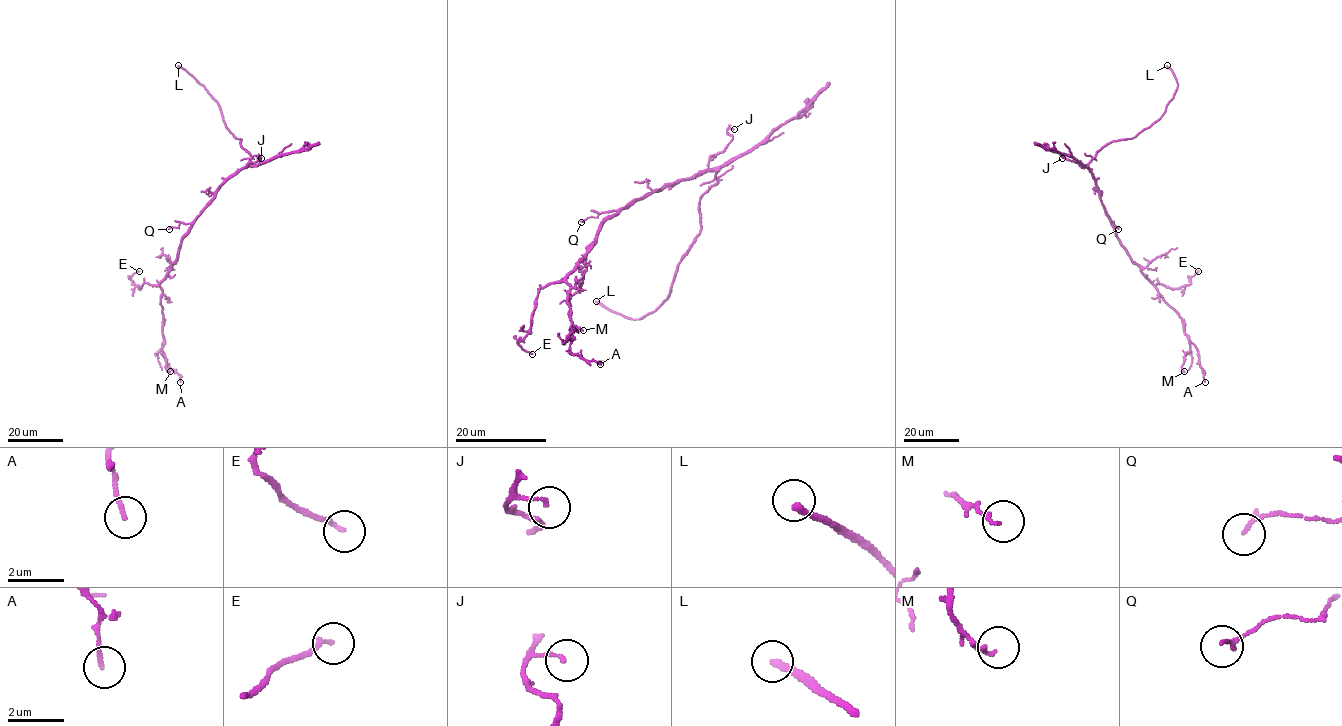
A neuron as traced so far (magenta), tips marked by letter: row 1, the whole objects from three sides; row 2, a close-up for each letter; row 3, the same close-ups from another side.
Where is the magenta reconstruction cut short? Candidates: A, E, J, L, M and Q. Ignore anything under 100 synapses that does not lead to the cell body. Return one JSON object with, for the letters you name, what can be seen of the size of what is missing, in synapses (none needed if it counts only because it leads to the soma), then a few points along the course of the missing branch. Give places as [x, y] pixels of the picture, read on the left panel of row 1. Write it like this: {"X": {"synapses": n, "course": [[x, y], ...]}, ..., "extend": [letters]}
{"extend": ["L"]}

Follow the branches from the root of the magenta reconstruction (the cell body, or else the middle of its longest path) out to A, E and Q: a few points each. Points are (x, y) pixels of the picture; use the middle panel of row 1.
A: (647, 194), (601, 224), (590, 250), (566, 277), (573, 338), (569, 351), (600, 364)
E: (647, 194), (607, 218), (580, 263), (563, 280), (548, 283), (539, 290), (530, 332), (517, 342), (532, 354)
Q: (647, 194), (621, 209), (605, 211), (581, 222)

